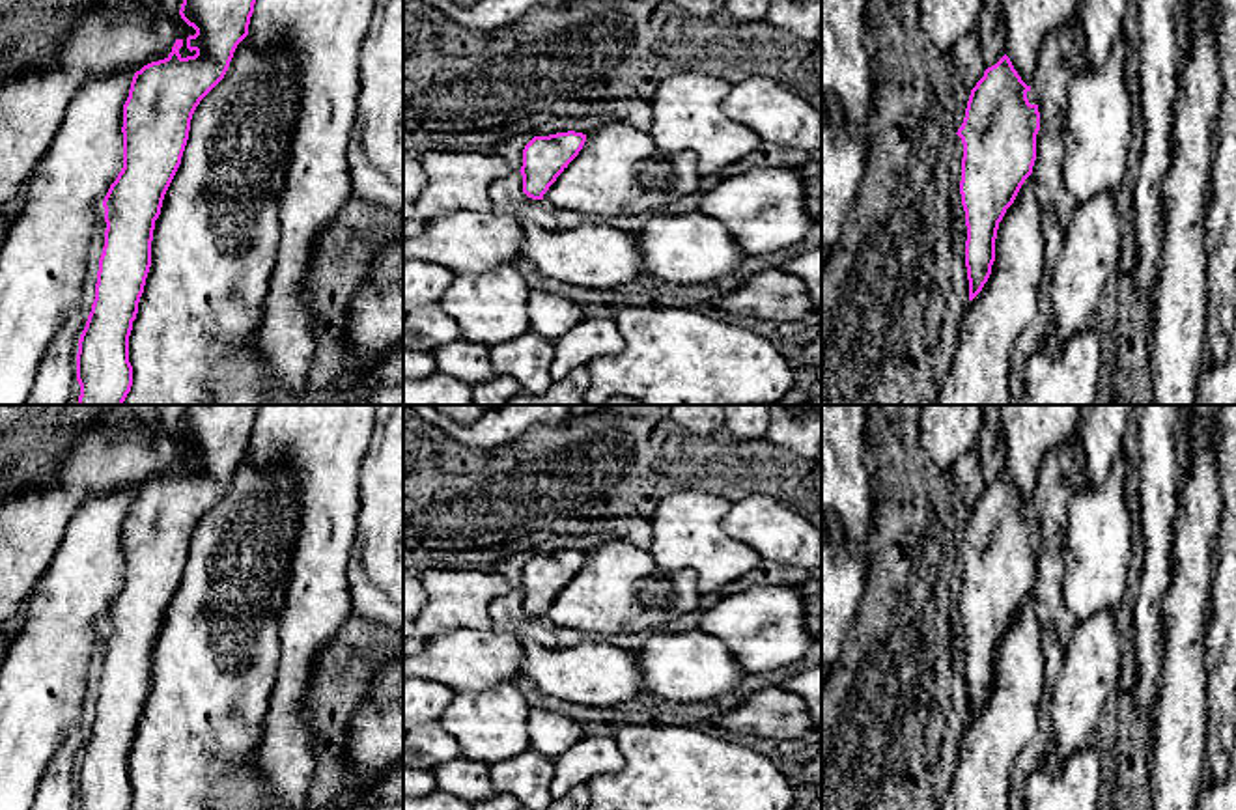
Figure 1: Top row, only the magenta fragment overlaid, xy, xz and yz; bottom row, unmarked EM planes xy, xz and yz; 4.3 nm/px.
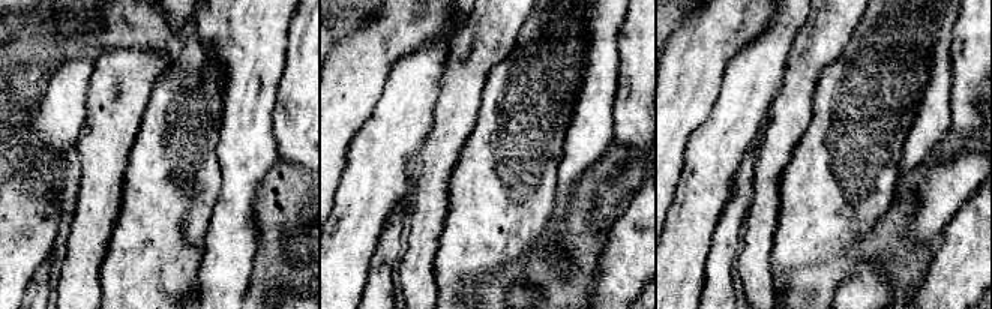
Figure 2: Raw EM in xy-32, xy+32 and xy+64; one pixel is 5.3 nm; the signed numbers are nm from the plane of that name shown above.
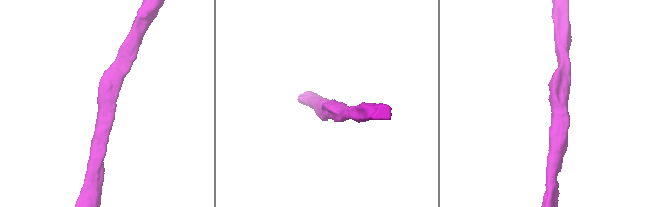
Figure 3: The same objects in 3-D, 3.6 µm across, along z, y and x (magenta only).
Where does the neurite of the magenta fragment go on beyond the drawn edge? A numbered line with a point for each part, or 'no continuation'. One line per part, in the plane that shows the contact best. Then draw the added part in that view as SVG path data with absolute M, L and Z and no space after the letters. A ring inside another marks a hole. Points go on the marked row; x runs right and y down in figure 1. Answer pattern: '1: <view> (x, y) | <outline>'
no continuation

